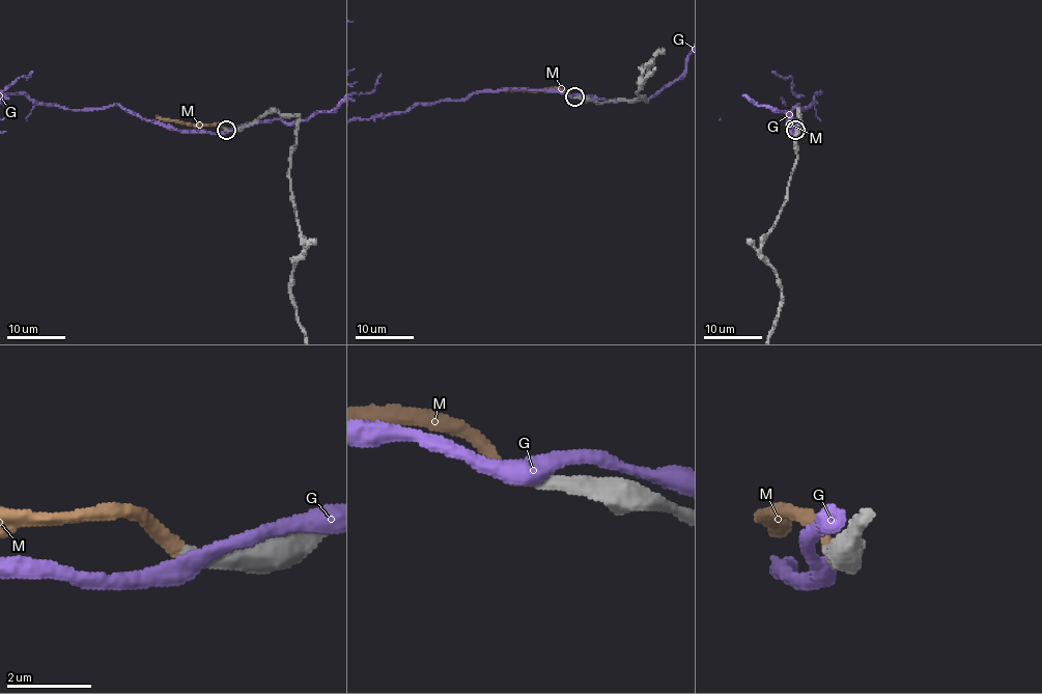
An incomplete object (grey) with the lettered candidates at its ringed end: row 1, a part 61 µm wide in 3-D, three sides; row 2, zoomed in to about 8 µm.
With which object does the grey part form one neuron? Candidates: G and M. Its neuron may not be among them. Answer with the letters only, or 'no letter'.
M

